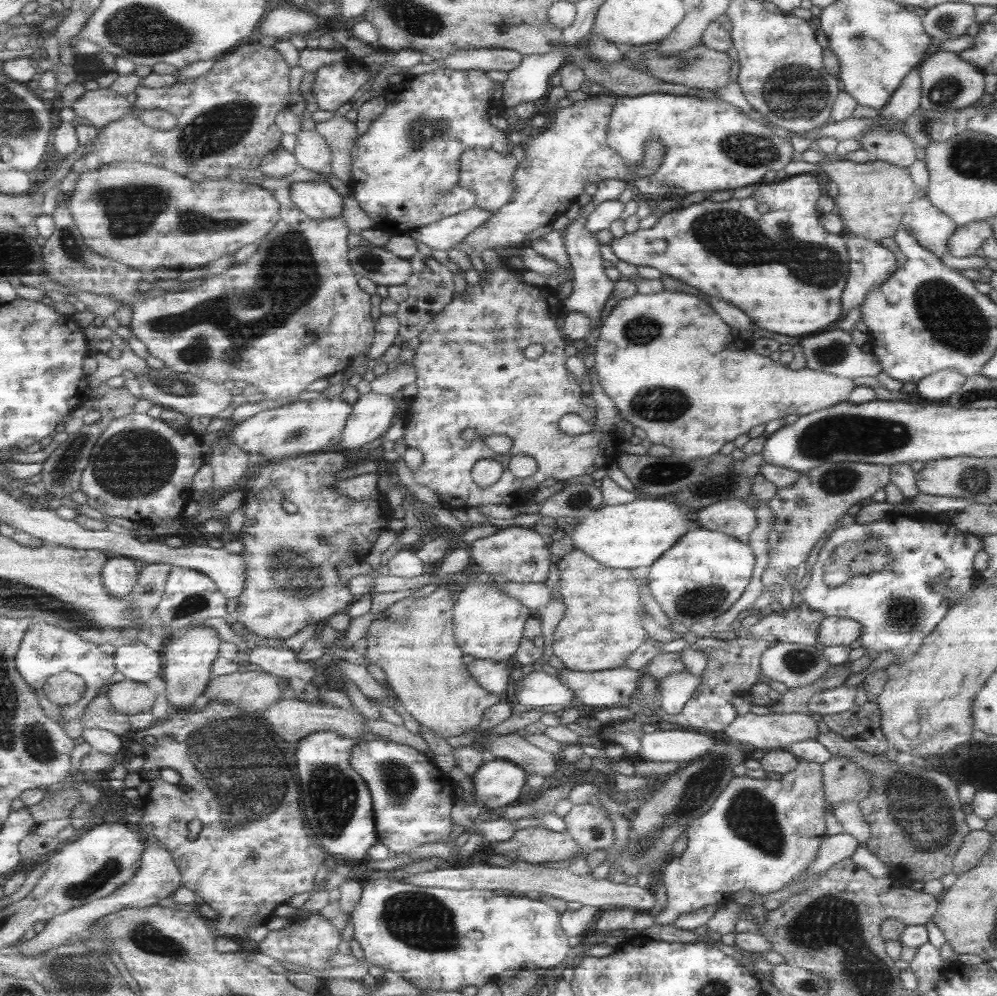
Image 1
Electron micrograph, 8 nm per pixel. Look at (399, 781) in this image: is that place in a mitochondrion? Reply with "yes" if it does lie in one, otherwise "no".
yes

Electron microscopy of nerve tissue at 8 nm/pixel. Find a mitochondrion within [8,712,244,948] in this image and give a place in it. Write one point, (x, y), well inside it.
(109, 871)

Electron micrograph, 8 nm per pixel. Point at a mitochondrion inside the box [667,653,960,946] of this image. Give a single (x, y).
(920, 807)

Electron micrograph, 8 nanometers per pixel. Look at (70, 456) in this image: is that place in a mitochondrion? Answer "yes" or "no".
yes

